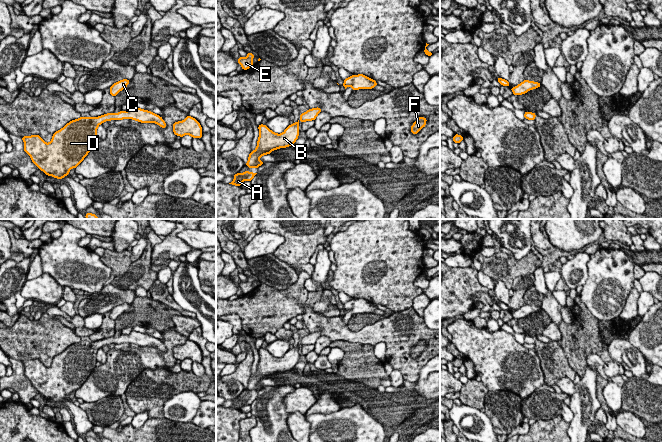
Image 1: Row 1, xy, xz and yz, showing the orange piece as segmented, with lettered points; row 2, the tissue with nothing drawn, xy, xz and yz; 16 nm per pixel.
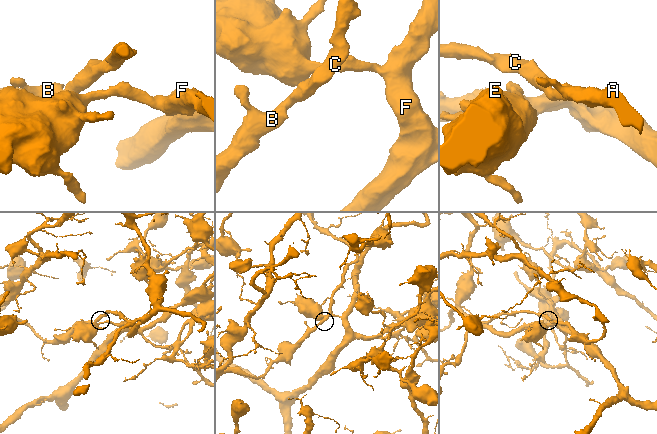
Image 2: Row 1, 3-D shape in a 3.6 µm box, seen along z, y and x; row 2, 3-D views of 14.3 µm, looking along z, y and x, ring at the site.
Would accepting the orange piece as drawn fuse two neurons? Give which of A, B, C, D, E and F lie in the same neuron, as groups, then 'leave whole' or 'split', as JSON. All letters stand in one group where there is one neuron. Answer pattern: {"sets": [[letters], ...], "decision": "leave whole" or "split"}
{"sets": [["A", "B", "C", "D", "E", "F"]], "decision": "leave whole"}

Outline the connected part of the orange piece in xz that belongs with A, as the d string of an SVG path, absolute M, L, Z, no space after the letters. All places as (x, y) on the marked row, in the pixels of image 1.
M248 170L242 174L237 173L234 175L234 180L229 184L241 186L241 183L243 181L251 181L256 174L257 173L252 173L252 172L249 172Z

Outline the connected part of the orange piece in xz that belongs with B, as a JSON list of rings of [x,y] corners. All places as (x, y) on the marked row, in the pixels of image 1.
[[[319,107],[313,109],[309,108],[308,111],[300,115],[296,123],[289,125],[281,134],[277,134],[271,131],[266,125],[260,124],[258,127],[259,138],[257,147],[249,154],[248,162],[245,165],[249,168],[258,168],[264,163],[264,161],[259,160],[261,156],[271,154],[273,150],[293,145],[298,139],[299,122],[314,121],[319,113],[321,113]]]

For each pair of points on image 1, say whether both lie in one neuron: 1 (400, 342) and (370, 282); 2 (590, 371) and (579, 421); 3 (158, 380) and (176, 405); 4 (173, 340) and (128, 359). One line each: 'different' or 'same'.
1: different
2: same
3: different
4: same

